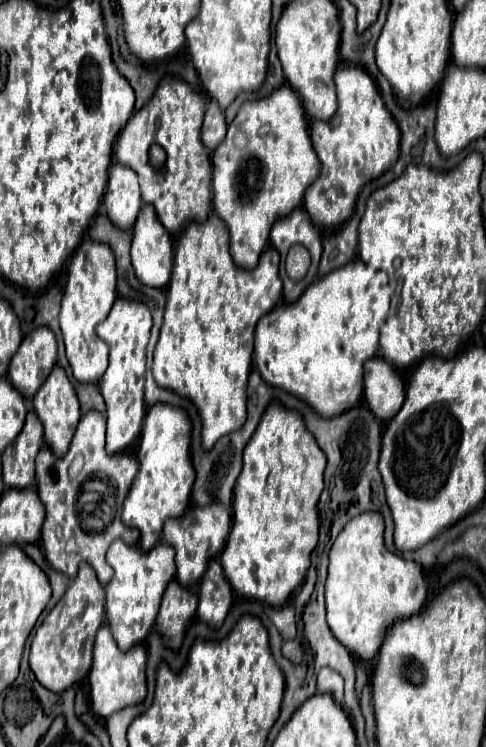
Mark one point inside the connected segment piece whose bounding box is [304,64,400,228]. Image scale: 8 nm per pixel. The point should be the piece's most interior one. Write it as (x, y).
(361, 141)

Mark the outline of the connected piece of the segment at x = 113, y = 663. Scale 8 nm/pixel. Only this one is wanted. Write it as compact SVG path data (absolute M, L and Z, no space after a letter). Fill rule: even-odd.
M104 624L96 634L94 662L90 670L90 704L98 718L106 720L124 706L138 704L146 696L146 646L136 644L128 652L122 652L112 636L110 624Z

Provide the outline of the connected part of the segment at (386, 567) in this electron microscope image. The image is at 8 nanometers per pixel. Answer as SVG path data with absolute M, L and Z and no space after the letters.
M364 512L352 518L330 550L326 610L334 638L356 658L370 660L376 656L388 624L420 612L424 600L426 582L422 568L414 560L404 560L386 548L382 514Z

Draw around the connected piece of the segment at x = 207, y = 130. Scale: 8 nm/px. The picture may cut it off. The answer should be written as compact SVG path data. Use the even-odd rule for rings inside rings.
M208 100L204 126L202 126L202 142L212 152L222 142L222 136L226 136L224 110L218 106L216 100Z

